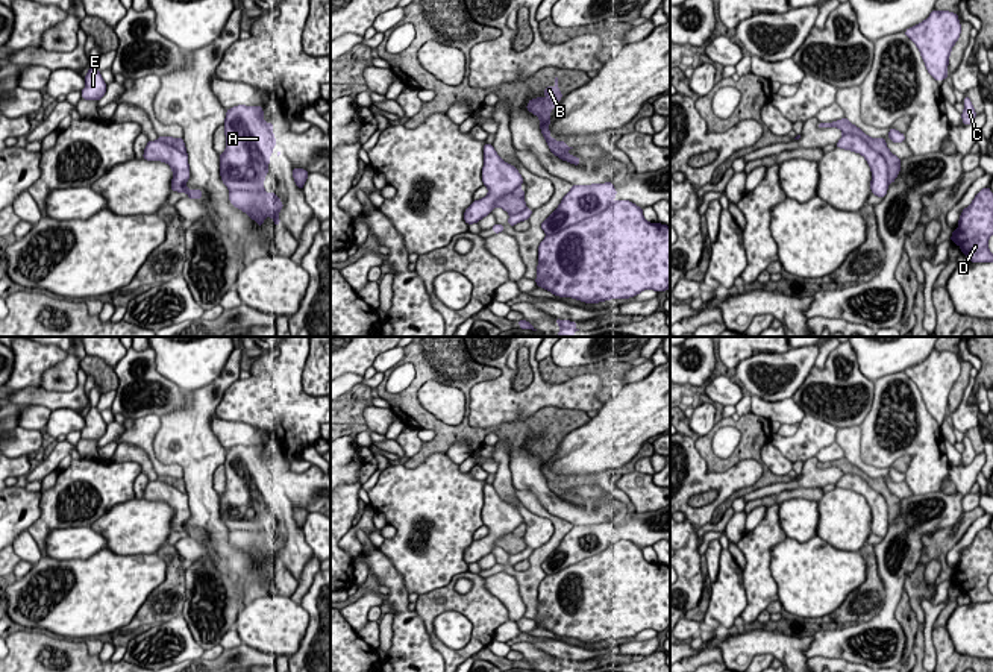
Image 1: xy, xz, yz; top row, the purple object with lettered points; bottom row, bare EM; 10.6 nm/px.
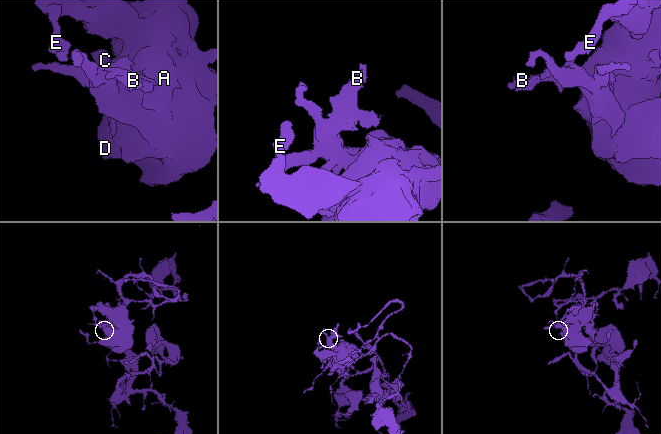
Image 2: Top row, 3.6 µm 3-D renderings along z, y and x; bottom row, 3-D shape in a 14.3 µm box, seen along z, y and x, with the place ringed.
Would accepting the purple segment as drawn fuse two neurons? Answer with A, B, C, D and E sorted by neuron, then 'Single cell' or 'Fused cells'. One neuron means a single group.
Groups: A C D E / B. Fused cells

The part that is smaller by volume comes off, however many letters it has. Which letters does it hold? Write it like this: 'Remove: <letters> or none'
Remove: B

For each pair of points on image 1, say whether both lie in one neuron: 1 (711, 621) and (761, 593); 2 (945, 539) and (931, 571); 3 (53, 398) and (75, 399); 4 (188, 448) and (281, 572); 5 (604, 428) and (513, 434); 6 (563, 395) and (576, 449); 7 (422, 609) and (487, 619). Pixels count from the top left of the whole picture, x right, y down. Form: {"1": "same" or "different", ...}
{"1": "different", "2": "different", "3": "same", "4": "different", "5": "different", "6": "different", "7": "same"}

